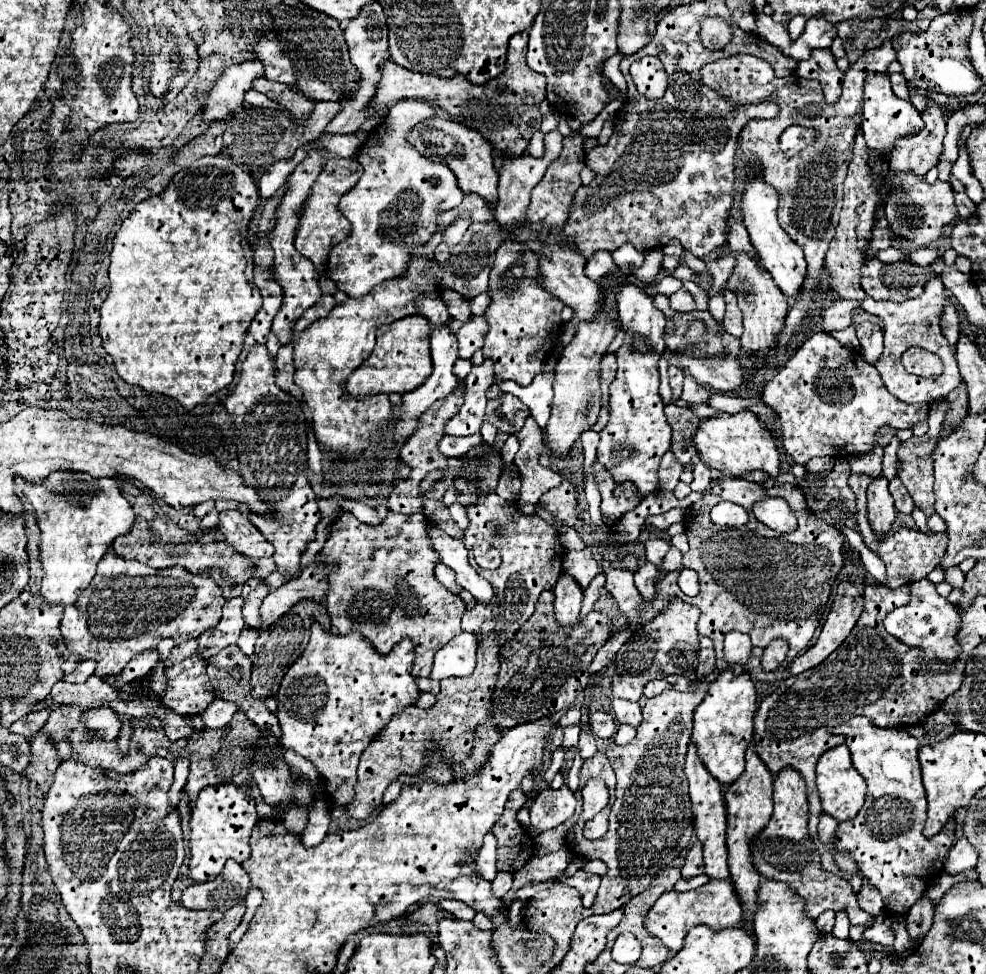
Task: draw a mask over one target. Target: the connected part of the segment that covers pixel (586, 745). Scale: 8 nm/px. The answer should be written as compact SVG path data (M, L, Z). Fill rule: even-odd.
M583 730L583 734L579 736L579 744L577 750L581 754L581 760L591 760L597 754L597 744L595 744L595 736L589 734L589 730Z

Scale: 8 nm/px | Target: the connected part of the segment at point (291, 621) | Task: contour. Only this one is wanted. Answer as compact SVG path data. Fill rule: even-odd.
M299 600L285 616L281 616L273 626L263 630L257 638L255 652L251 656L253 662L250 686L251 694L254 698L267 698L267 696L276 696L281 684L281 678L285 676L285 670L301 656L303 648L309 642L311 636L311 624L317 620L325 630L329 630L329 614L323 606L323 602L317 600Z

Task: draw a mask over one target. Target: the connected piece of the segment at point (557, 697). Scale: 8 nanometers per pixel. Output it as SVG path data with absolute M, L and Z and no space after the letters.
M545 590L535 604L533 616L499 652L501 668L491 692L497 728L507 730L509 726L517 726L517 722L529 722L529 718L543 718L545 714L567 710L589 684L589 664L609 638L609 624L609 616L589 612L585 620L573 626L561 626L555 620L553 590Z

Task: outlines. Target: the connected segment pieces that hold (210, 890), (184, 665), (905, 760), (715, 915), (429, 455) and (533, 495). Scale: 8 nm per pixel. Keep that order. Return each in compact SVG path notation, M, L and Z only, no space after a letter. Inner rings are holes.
M227 860L225 874L213 882L195 882L181 894L181 904L189 910L221 910L227 912L237 902L243 902L251 888L251 880L235 860Z
M195 654L179 664L173 664L171 668L165 668L167 688L161 702L183 716L201 714L201 710L205 710L215 698L205 668L207 662Z
M855 716L849 722L833 728L833 734L847 736L847 746L851 750L853 766L867 780L867 798L863 808L851 822L843 822L837 828L837 834L835 834L839 840L837 848L847 850L855 856L855 860L859 862L861 874L869 880L869 884L873 884L881 892L887 914L905 914L915 904L915 900L927 890L933 878L937 878L939 870L943 870L947 852L953 846L956 820L951 816L949 822L941 828L941 832L933 838L923 836L927 802L925 802L925 790L923 790L918 761L920 743L919 738L911 736L905 728L879 728L879 726L873 726L869 718Z
M731 878L727 880L709 880L707 884L689 890L689 892L665 892L659 896L659 900L653 904L653 908L649 910L649 914L645 916L645 930L659 938L669 950L671 954L677 954L683 946L683 938L685 934L697 926L697 924L707 924L713 930L725 928L725 926L737 926L743 922L743 904L737 896L735 884Z
M457 390L457 394L453 394L453 398L443 398L443 400L433 402L433 406L431 406L429 410L425 410L425 412L419 416L419 420L417 420L417 430L415 430L413 438L409 438L409 440L405 442L405 446L401 448L401 452L403 452L401 458L403 458L403 462L407 462L407 464L411 466L411 476L409 476L407 480L397 480L393 494L417 496L417 494L419 494L419 482L427 476L427 472L431 472L431 470L443 470L445 477L435 482L427 494L428 498L433 500L441 501L443 499L445 492L453 485L456 479L456 472L457 476L459 476L459 470L465 465L465 461L462 457L447 458L447 456L439 454L439 450L437 450L437 444L439 444L439 440L441 440L443 434L445 434L445 432L443 432L445 422L447 422L453 414L457 414L459 408L461 408L461 390Z
M529 416L529 418L525 420L525 426L517 432L517 438L519 438L521 448L519 448L519 452L515 454L515 466L519 468L519 474L521 474L521 478L523 478L521 496L519 496L519 502L517 502L517 504L521 506L521 512L529 514L529 512L535 512L535 502L537 502L547 490L559 486L559 484L565 480L565 476L563 476L561 472L553 472L550 468L539 464L539 456L541 456L541 452L543 452L543 430L537 426L537 422L533 420L533 416Z

